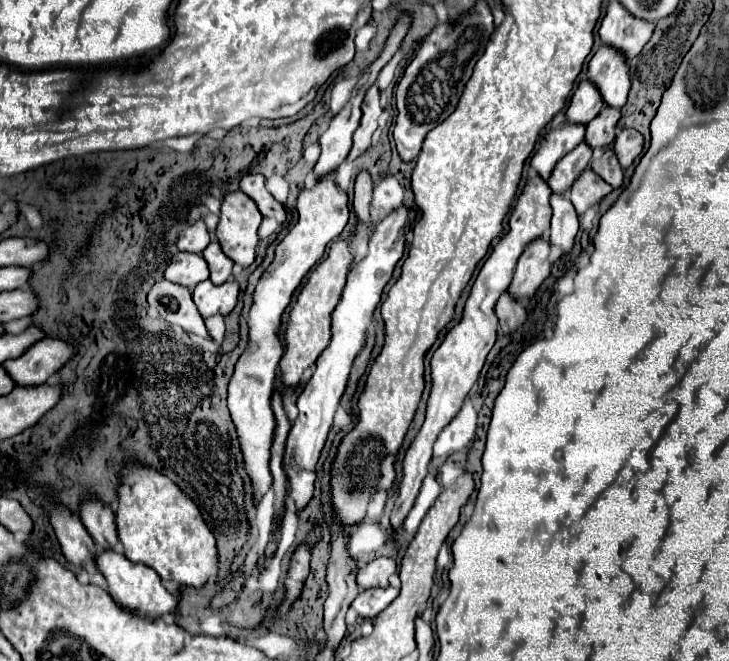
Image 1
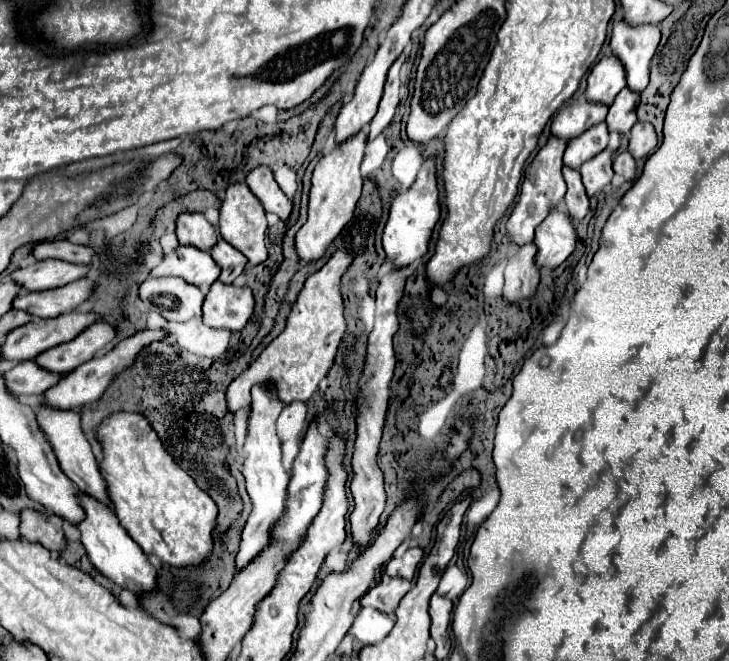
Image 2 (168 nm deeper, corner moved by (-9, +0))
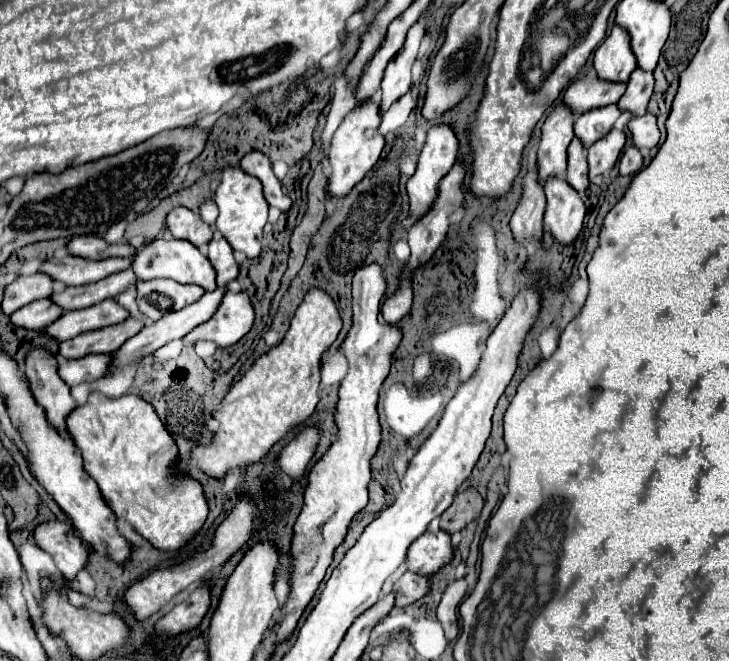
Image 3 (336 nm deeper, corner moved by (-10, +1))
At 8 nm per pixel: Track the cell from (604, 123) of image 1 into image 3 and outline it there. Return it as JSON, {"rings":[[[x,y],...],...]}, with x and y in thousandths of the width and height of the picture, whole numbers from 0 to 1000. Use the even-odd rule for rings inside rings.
{"rings":[[[872,103],[864,112],[861,133],[859,133],[856,145],[848,154],[850,166],[864,166],[864,169],[870,169],[875,175],[883,172],[886,169],[886,160],[892,154],[894,136],[897,136],[897,115],[894,115],[894,109],[886,109],[881,103]]]}

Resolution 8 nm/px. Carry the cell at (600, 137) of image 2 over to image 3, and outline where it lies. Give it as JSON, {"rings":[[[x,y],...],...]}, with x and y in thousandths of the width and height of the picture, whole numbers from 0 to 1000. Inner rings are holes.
{"rings":[[[845,157],[837,160],[826,160],[818,166],[807,166],[801,172],[796,172],[787,185],[787,200],[790,206],[796,206],[796,212],[801,215],[801,221],[812,221],[823,206],[834,203],[834,197],[840,197],[842,185],[850,175],[850,163]]]}

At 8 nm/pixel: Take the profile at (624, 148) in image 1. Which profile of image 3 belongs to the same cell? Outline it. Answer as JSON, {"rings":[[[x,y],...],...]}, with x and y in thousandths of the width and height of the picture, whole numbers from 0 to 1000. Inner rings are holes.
{"rings":[[[886,169],[883,175],[867,179],[861,194],[864,194],[870,218],[878,227],[894,227],[905,215],[905,197],[900,188],[900,175],[894,169]]]}

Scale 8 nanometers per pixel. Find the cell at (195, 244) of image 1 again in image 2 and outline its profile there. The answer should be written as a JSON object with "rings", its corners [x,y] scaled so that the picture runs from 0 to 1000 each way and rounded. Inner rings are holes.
{"rings":[[[251,322],[243,331],[243,362],[248,371],[262,371],[276,380],[289,380],[298,368],[298,346],[278,322]]]}

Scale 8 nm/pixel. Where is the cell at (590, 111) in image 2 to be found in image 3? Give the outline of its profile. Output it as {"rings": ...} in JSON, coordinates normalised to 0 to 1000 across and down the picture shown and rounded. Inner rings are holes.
{"rings":[[[798,115],[779,127],[774,139],[774,157],[785,160],[790,172],[798,172],[820,160],[845,157],[856,136],[859,136],[856,124],[837,124],[820,115]]]}

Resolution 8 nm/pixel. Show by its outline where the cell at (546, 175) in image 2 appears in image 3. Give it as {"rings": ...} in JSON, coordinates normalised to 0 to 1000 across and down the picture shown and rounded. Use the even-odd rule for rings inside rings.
{"rings":[[[763,157],[743,191],[743,215],[738,224],[741,275],[749,275],[757,263],[776,260],[779,218],[787,209],[787,169],[774,157]]]}

